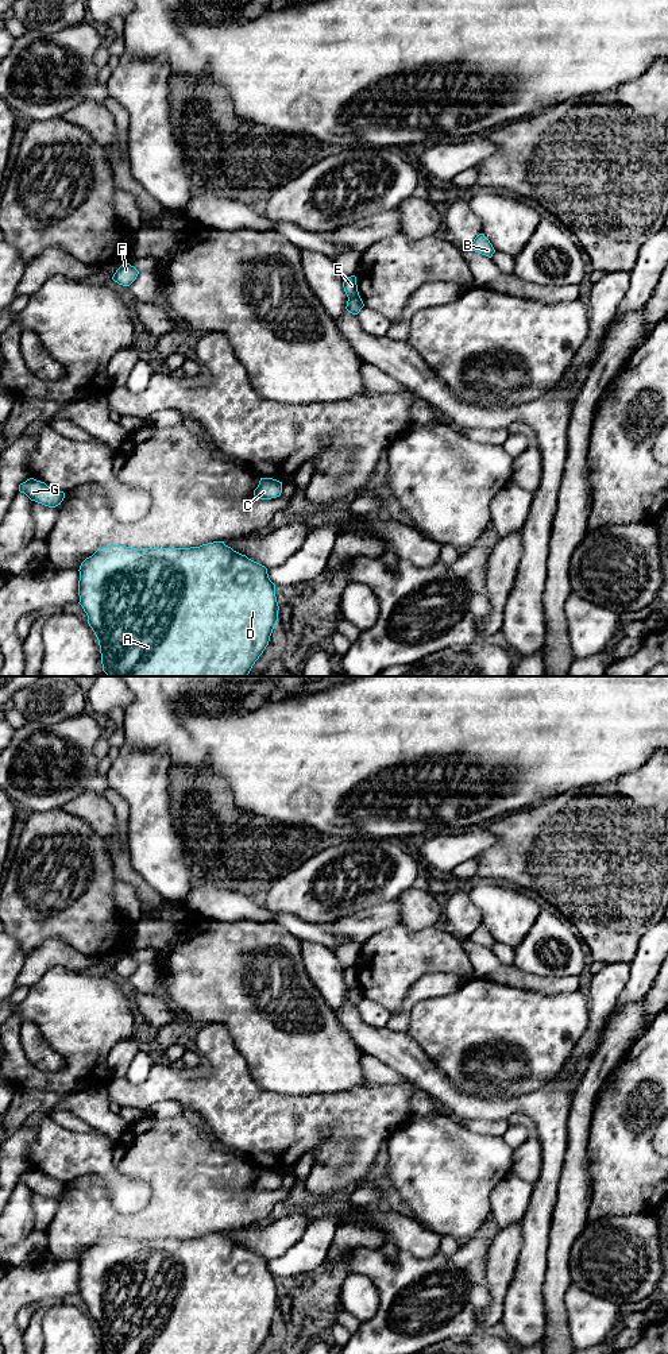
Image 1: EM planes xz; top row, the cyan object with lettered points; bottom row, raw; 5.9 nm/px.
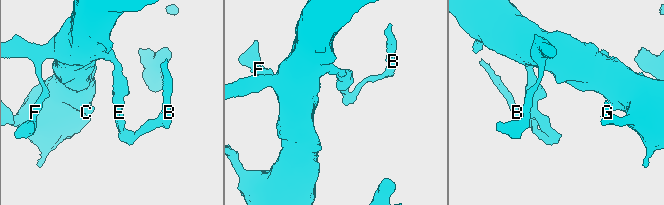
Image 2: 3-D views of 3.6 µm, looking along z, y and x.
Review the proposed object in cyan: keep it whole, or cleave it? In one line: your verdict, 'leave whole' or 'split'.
split

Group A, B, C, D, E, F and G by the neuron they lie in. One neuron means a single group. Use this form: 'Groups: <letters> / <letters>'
Groups: A C D E F G / B

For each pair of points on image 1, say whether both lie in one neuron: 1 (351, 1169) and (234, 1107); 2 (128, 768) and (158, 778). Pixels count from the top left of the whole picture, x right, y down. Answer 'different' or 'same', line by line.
1: same
2: same

